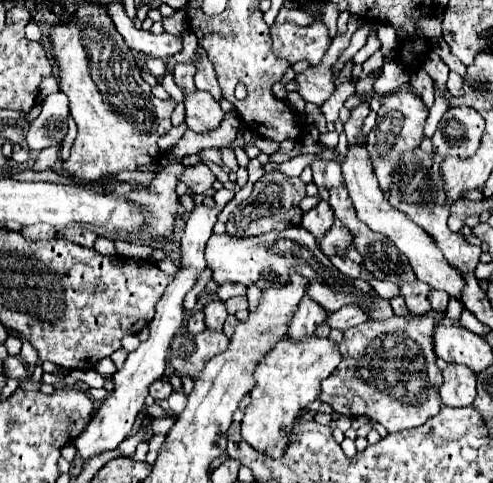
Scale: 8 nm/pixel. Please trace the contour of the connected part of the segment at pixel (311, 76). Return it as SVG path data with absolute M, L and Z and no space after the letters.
M325 57L321 67L309 67L307 71L299 73L297 79L297 91L299 95L315 105L323 105L335 91L335 83L333 83L333 75L329 71L329 67L337 61L337 57Z

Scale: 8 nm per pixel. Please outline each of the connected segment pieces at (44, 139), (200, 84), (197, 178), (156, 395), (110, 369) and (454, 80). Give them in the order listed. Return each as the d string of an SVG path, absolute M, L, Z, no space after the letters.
M63 91L51 93L43 101L43 109L35 121L31 121L25 135L27 147L33 151L43 151L45 147L59 147L67 135L69 101Z
M197 47L195 55L201 55L201 61L197 63L195 87L209 91L209 93L219 101L219 99L223 97L223 93L221 93L221 87L219 87L219 81L217 81L217 75L215 75L215 69L213 69L213 65L209 63L207 55L205 55L205 49L203 49L203 47Z
M193 165L193 167L187 167L181 181L187 183L195 193L207 193L213 187L213 183L217 181L217 177L209 167Z
M159 379L157 383L153 383L153 387L149 387L149 395L153 399L167 399L171 395L171 391L173 391L173 387L167 379Z
M107 357L107 359L101 359L99 363L97 363L97 367L95 367L95 371L105 379L105 389L111 393L113 389L115 389L115 381L113 381L113 375L117 373L117 367L115 367L115 363Z
M449 73L449 81L447 81L447 87L451 91L451 95L455 97L461 97L463 95L463 77L459 77L457 73Z

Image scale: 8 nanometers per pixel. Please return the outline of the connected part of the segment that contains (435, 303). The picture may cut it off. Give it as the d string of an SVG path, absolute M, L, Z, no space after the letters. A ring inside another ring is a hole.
M431 291L429 301L431 301L431 307L433 307L435 311L447 311L449 295L447 295L445 291Z

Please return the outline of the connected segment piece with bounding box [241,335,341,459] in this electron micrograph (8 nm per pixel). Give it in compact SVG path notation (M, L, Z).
M315 335L305 339L305 341L293 341L293 339L283 339L281 343L277 343L267 355L265 359L261 359L261 363L255 369L255 387L251 389L251 403L245 409L245 417L241 421L241 435L243 439L261 455L271 457L271 459L279 459L289 445L291 439L291 431L289 427L293 427L299 419L299 413L305 411L315 399L319 399L321 393L321 379L325 379L341 361L341 353L339 347L329 341L329 339L317 339Z

